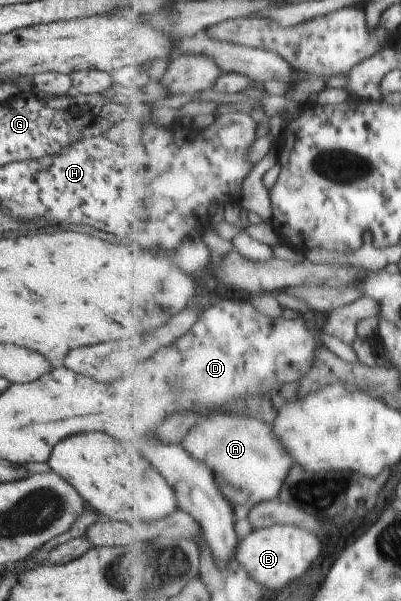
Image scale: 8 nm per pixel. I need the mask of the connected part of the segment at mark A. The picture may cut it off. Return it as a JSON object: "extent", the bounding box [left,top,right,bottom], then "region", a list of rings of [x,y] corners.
{"extent":[181,414,296,507],"region":[[[213,414],[212,416],[206,416],[204,419],[199,419],[193,426],[193,429],[191,429],[191,433],[181,441],[181,444],[195,459],[204,463],[214,473],[216,484],[218,485],[220,492],[229,500],[229,503],[233,507],[241,505],[249,506],[250,504],[258,504],[267,500],[277,500],[277,495],[283,493],[283,490],[281,490],[280,487],[283,487],[285,478],[288,478],[289,469],[293,467],[293,464],[296,464],[296,461],[292,458],[292,453],[289,453],[288,448],[285,449],[283,440],[275,441],[273,435],[272,427],[263,421],[259,421],[259,419],[253,419],[253,417],[229,417],[229,415]]]}

